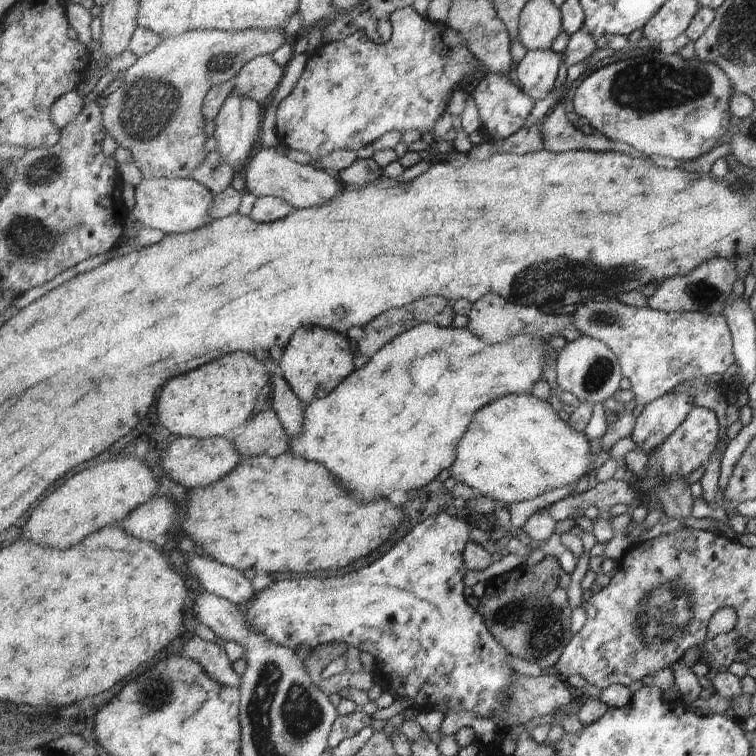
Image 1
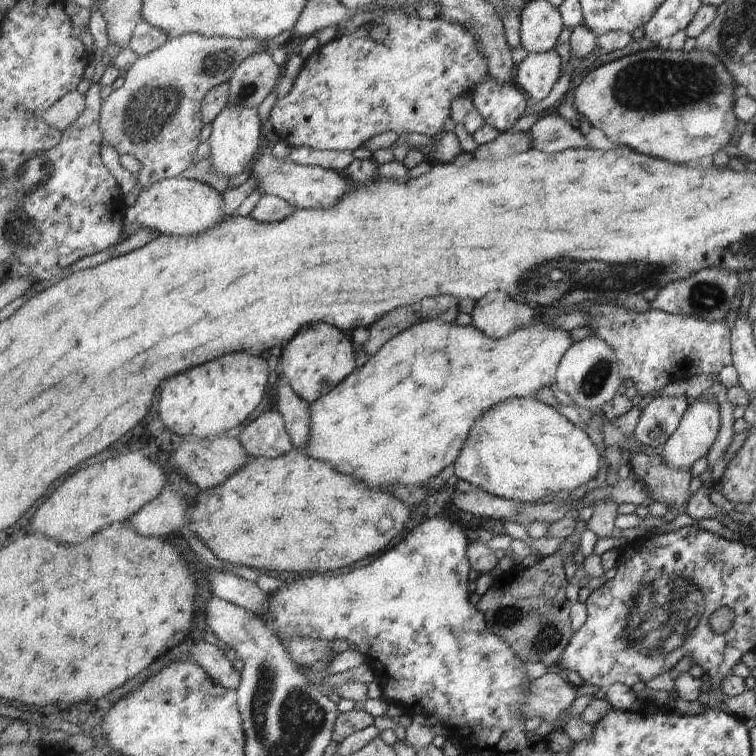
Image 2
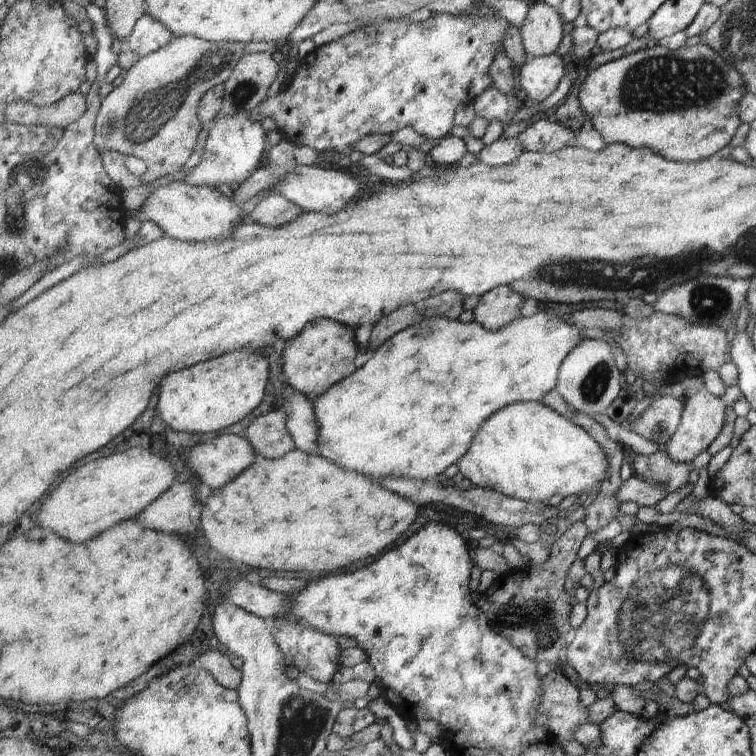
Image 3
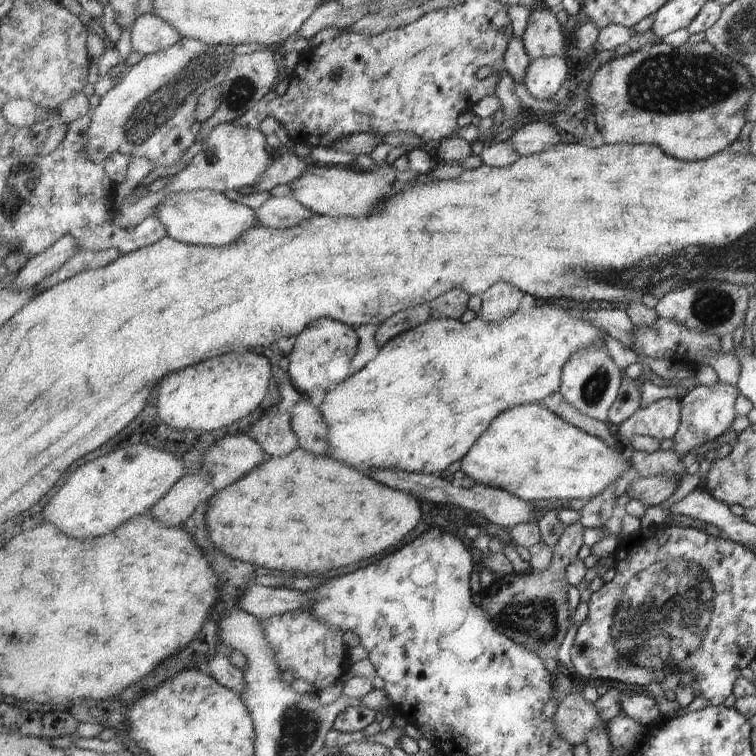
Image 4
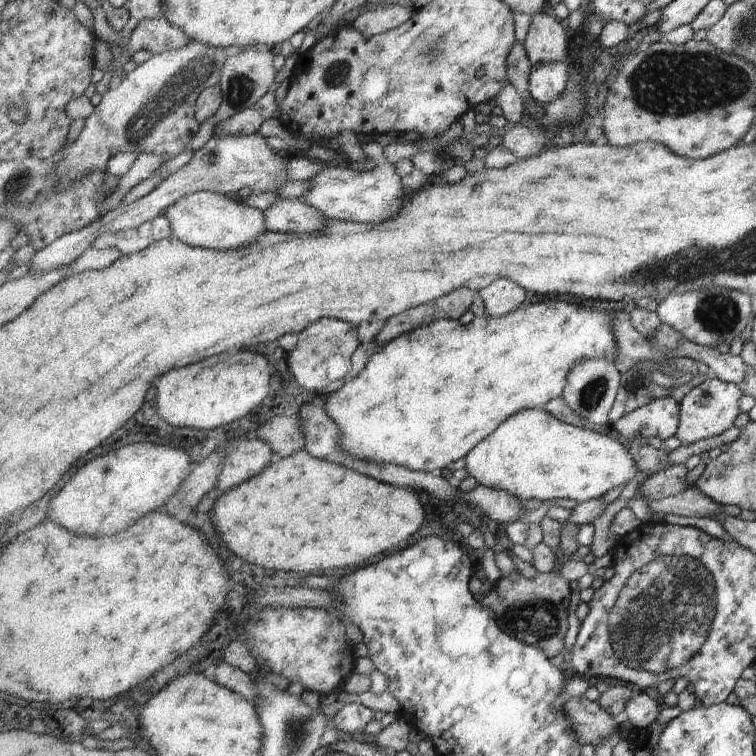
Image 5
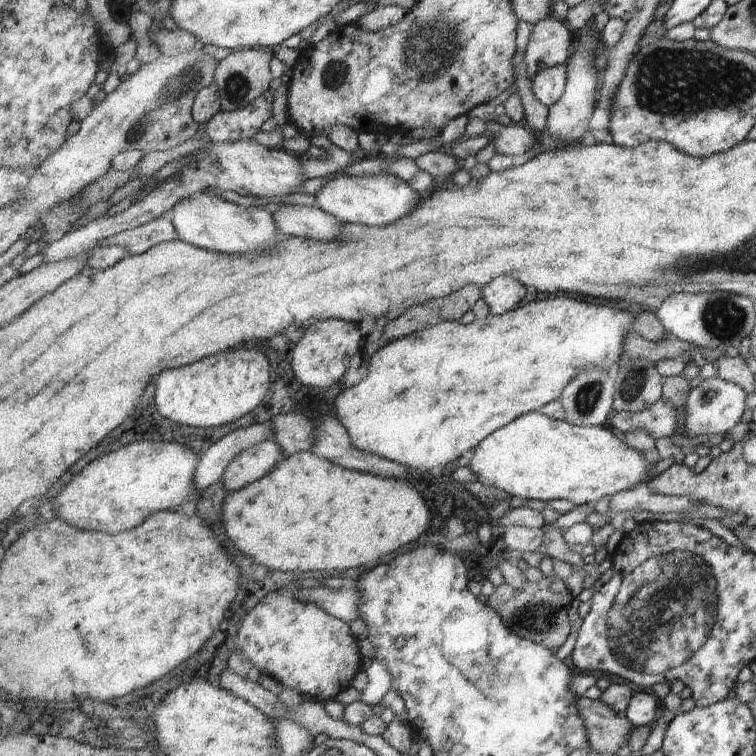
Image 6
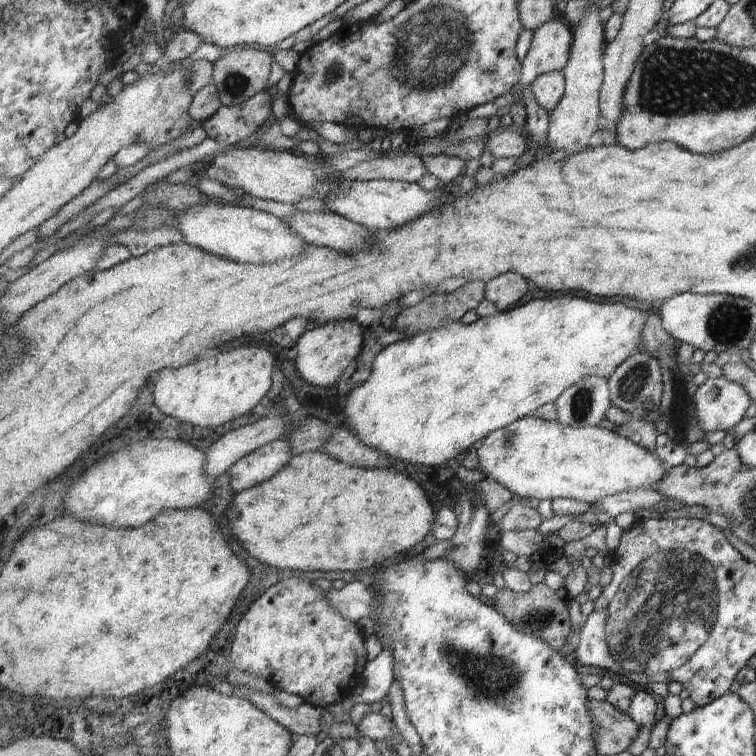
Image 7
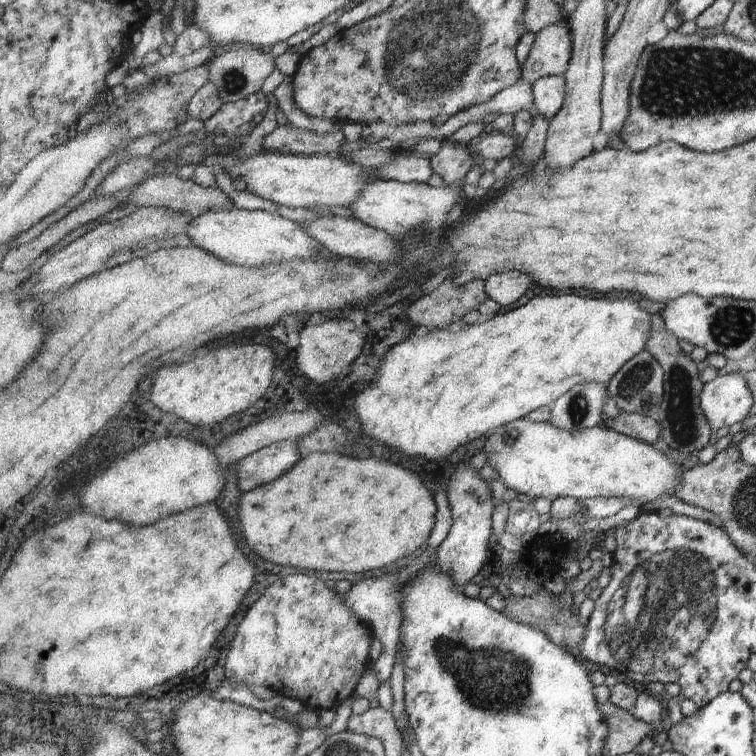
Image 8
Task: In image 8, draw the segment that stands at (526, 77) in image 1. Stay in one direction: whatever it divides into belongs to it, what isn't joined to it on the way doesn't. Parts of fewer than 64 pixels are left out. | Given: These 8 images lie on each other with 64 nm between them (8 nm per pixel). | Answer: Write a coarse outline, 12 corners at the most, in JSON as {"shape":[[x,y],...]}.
{"shape":[[566,78],[532,85],[535,106],[551,120],[566,100]]}

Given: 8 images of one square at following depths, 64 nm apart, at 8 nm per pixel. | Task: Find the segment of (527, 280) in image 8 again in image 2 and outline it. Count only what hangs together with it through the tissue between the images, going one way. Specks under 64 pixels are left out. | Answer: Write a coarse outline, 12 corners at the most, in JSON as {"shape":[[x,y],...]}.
{"shape":[[505,292],[477,301],[472,325],[492,339],[538,318]]}

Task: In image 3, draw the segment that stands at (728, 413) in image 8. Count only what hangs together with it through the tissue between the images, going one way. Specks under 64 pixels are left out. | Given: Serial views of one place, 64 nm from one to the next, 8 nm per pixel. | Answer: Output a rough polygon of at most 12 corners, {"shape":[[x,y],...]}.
{"shape":[[737,385],[721,398],[706,390],[682,400],[664,453],[691,463],[719,434],[724,410],[741,400]]}

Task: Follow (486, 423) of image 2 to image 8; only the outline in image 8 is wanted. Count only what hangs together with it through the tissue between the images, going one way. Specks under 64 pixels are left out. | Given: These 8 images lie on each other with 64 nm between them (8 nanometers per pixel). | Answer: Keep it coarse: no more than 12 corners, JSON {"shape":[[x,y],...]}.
{"shape":[[523,418],[481,454],[525,499],[671,495],[682,468],[606,423]]}

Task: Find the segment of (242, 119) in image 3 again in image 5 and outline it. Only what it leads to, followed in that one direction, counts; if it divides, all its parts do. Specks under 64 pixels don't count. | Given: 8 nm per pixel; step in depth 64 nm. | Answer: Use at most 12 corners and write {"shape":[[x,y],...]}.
{"shape":[[259,133],[213,135],[148,195],[35,252],[27,274],[81,256],[101,233],[136,229],[199,191],[281,188]]}

